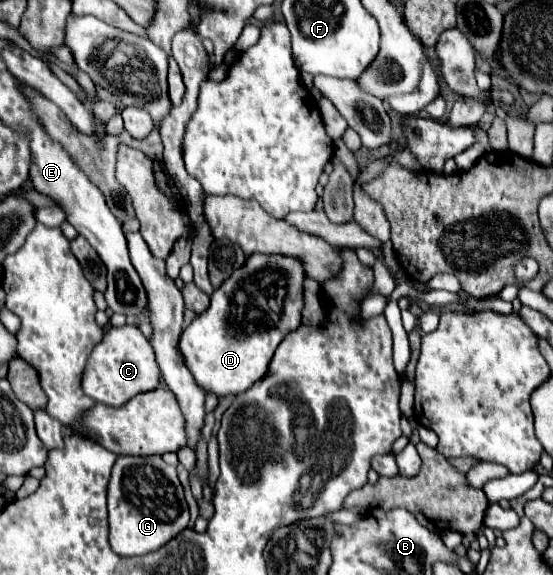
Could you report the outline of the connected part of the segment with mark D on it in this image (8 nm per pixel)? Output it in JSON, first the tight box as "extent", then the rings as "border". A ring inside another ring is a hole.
{"extent":[179,253,305,397],"border":[[[253,253],[243,267],[233,271],[233,275],[213,291],[209,309],[197,315],[195,321],[191,321],[191,325],[183,331],[179,343],[187,369],[195,375],[197,383],[205,391],[213,391],[217,397],[237,395],[247,391],[255,381],[259,381],[267,373],[269,361],[281,339],[301,325],[303,281],[305,271],[303,263],[297,257]]]}

